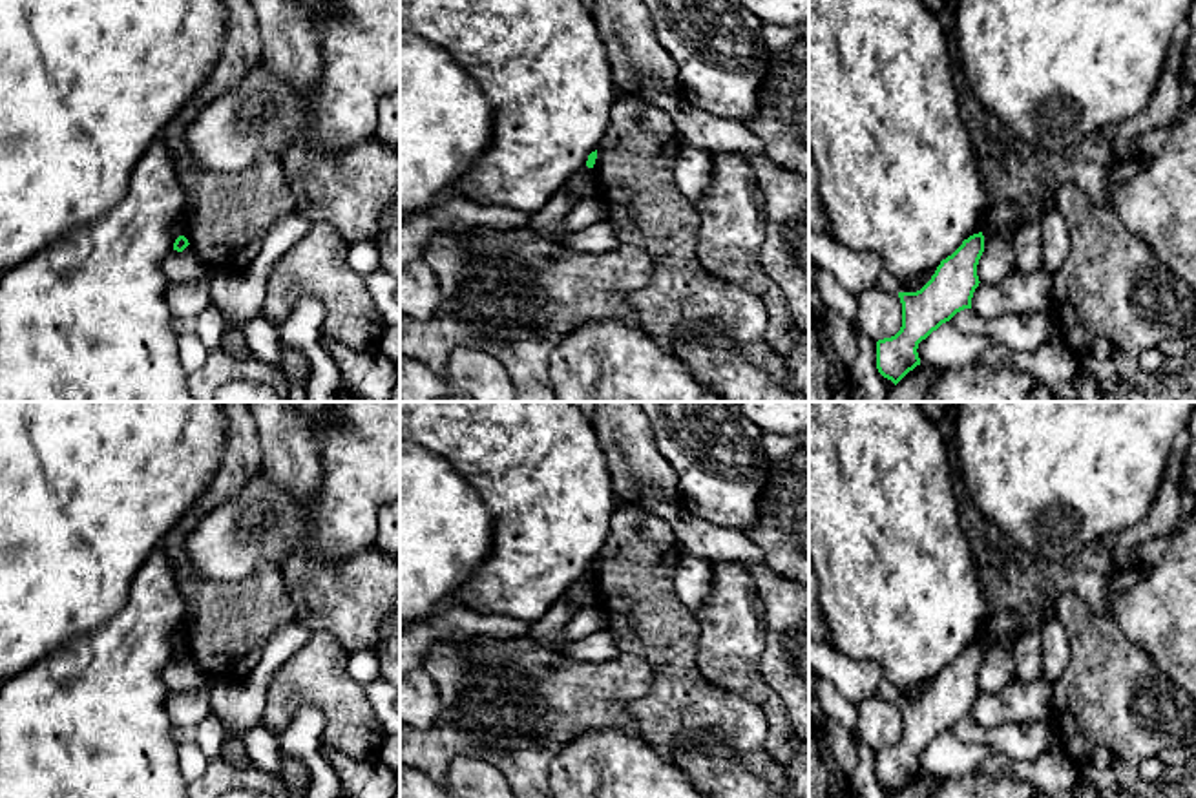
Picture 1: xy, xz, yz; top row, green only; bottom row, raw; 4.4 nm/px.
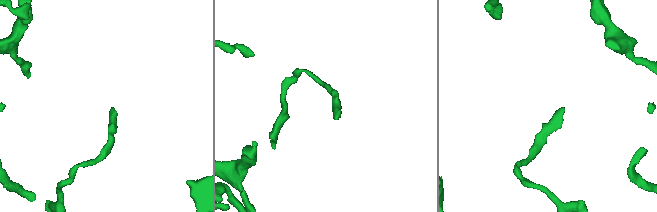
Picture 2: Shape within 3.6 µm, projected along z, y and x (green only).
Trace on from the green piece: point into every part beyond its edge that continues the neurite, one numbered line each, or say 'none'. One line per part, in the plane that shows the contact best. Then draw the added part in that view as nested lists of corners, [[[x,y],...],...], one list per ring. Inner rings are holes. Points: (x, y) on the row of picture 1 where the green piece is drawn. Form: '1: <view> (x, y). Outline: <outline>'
none

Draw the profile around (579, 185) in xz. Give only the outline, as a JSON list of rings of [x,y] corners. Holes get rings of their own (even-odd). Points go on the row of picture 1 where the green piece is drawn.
[[[584,166],[564,183],[564,188],[575,197],[577,203],[597,194],[597,186],[590,177],[592,168]]]

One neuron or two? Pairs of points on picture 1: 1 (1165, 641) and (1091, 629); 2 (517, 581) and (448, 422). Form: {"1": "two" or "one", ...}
{"1": "two", "2": "one"}

